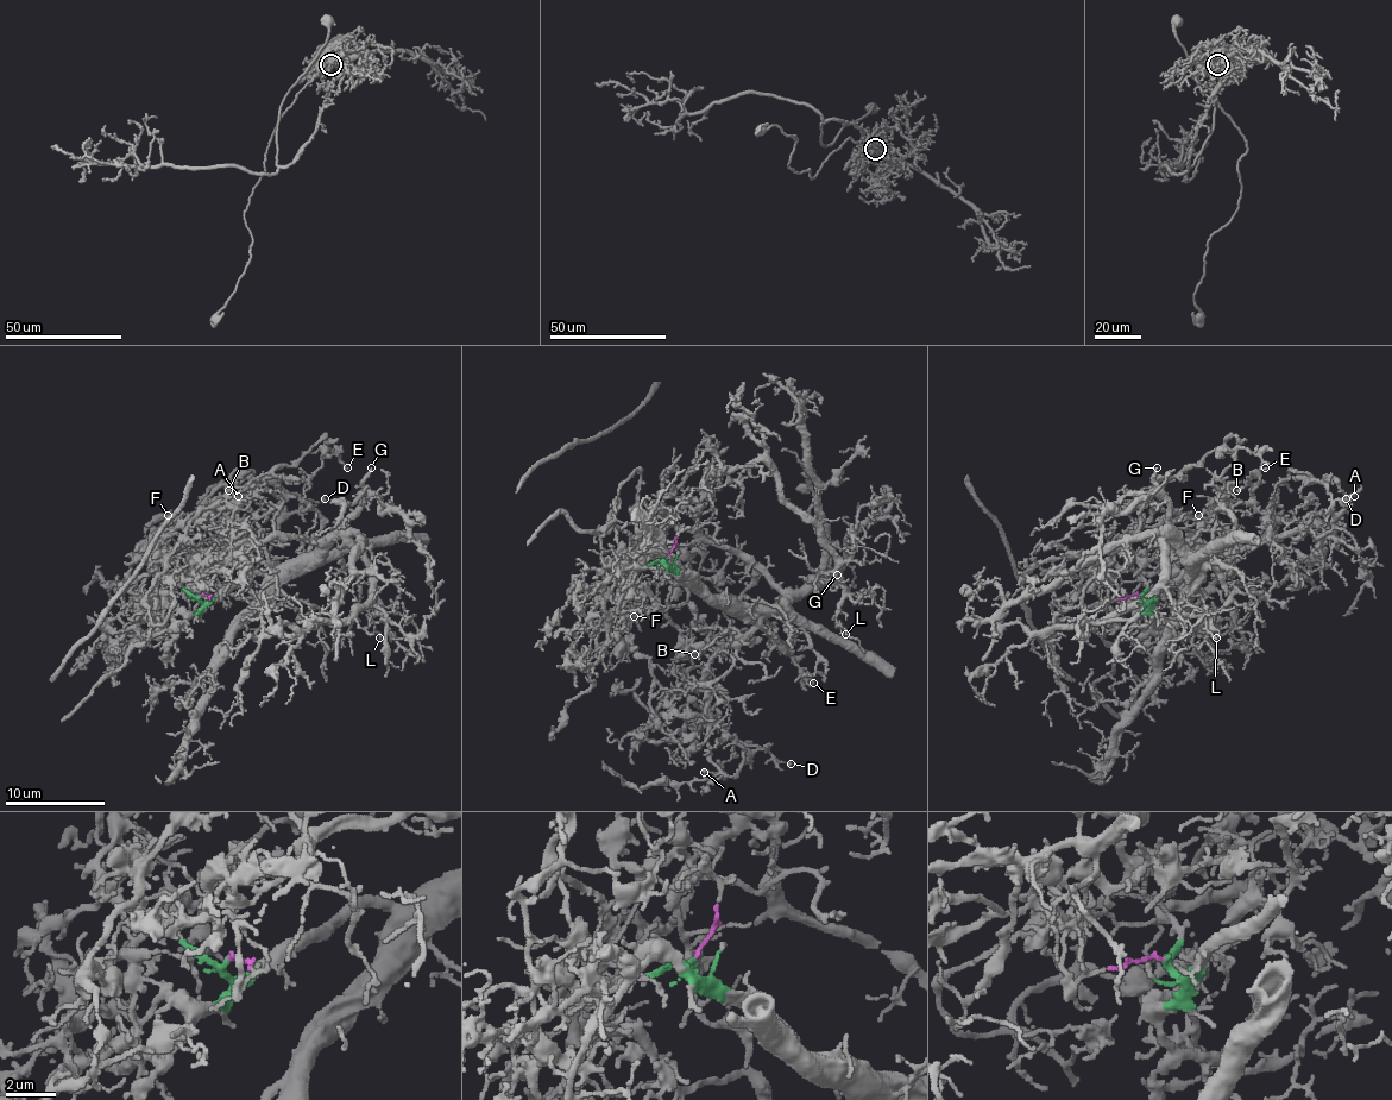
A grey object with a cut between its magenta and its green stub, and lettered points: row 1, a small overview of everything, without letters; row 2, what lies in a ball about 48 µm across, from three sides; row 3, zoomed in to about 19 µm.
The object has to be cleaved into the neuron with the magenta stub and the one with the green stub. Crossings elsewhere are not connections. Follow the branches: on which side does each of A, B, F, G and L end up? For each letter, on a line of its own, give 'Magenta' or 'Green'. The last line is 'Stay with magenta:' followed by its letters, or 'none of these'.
A: Magenta
B: Magenta
F: Magenta
G: Green
L: Green
Stay with magenta: A, B, F

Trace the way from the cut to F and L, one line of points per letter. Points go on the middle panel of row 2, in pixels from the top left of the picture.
F: (668, 557), (682, 527), (662, 511), (641, 529), (630, 547), (618, 552), (616, 572), (641, 602), (632, 616)
L: (668, 557), (730, 607), (772, 607), (831, 582), (846, 594), (837, 621), (846, 634)

